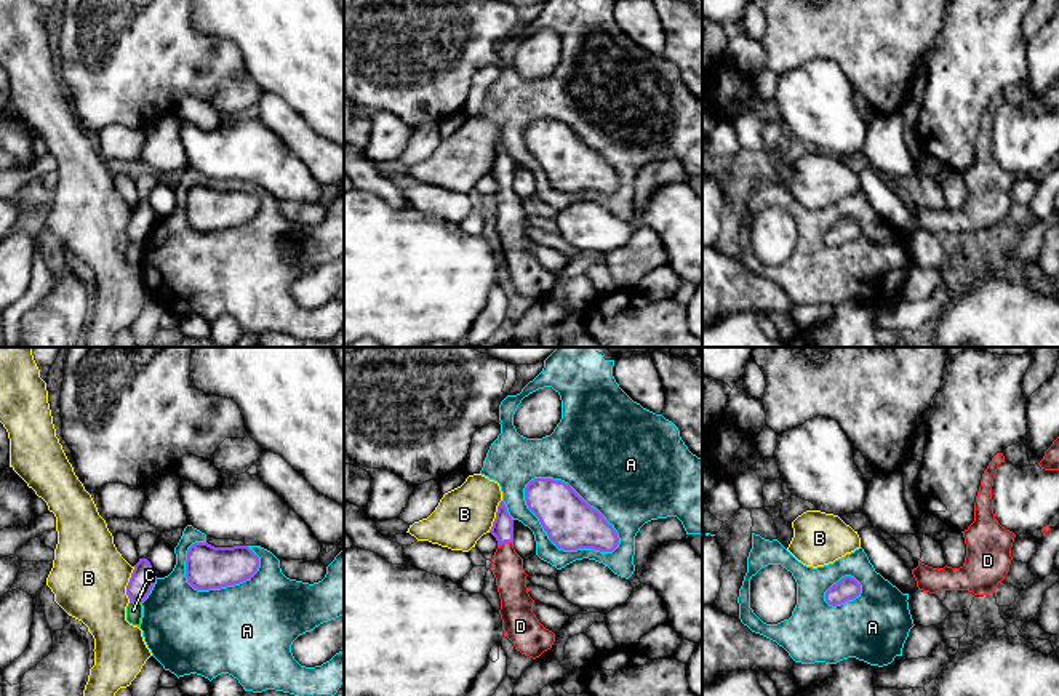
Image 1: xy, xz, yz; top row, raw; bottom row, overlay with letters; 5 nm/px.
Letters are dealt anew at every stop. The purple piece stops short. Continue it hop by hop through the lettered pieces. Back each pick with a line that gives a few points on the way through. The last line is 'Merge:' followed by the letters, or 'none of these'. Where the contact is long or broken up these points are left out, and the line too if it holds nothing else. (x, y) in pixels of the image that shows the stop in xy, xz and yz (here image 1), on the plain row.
D: runs through xz (503, 168), (504, 184), (507, 208)
Merge: D

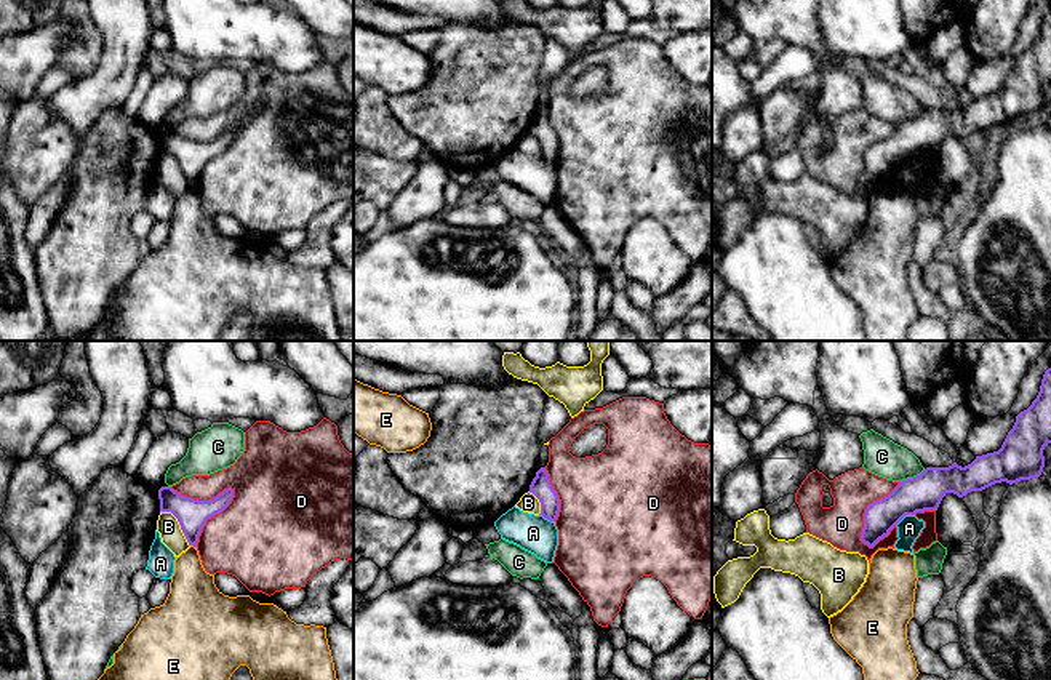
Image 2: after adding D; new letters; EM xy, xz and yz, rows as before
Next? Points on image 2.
Merge: none of these

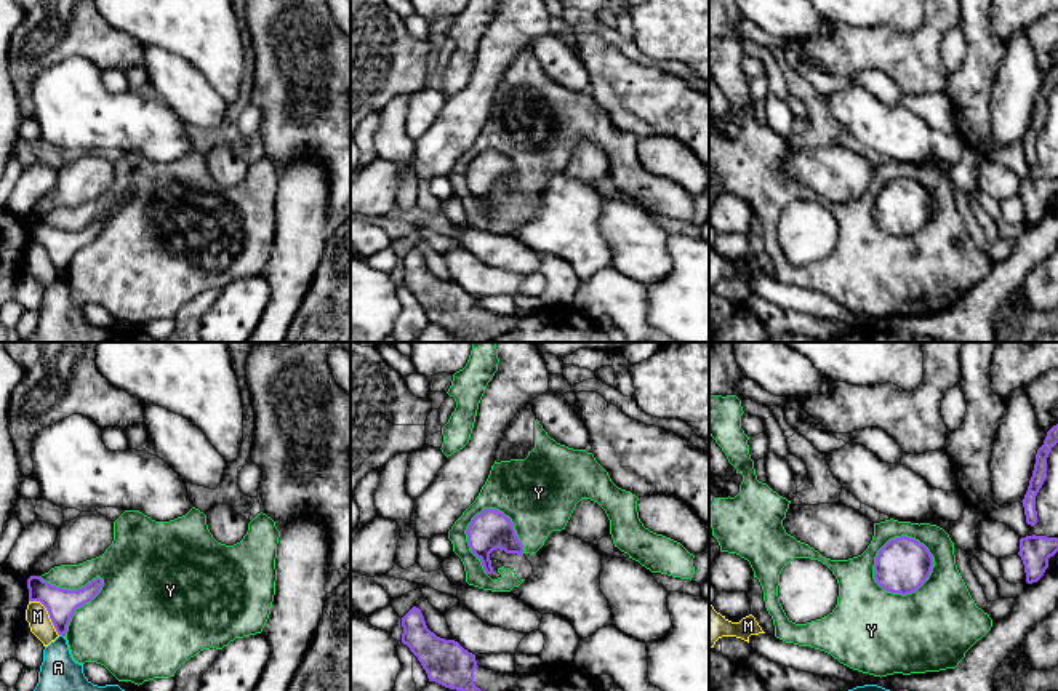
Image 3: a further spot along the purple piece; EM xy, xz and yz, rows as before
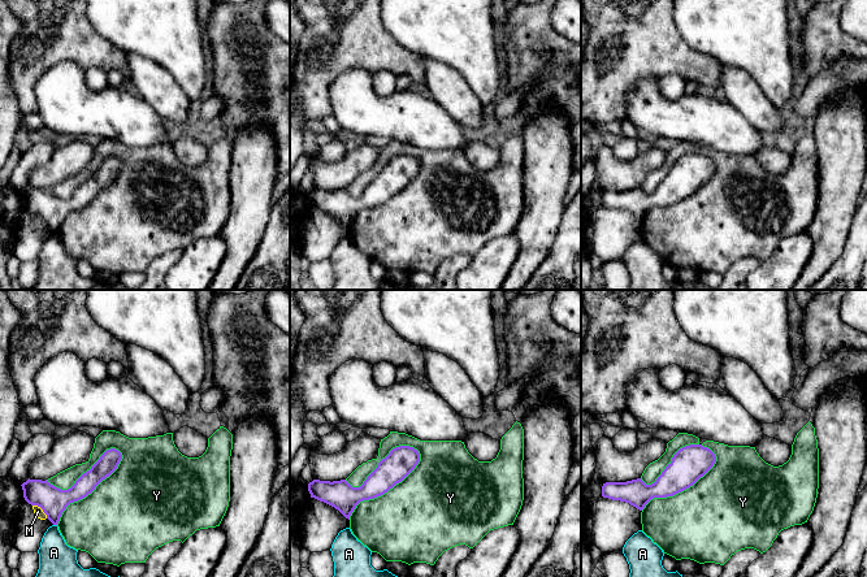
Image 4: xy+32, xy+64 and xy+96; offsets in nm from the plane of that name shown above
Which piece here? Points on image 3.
Merge: none of these

